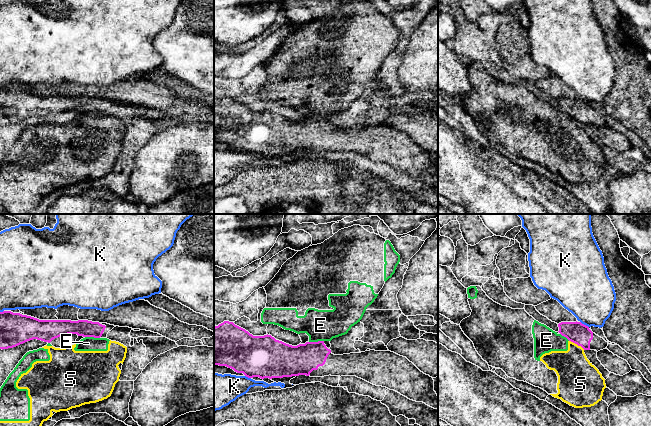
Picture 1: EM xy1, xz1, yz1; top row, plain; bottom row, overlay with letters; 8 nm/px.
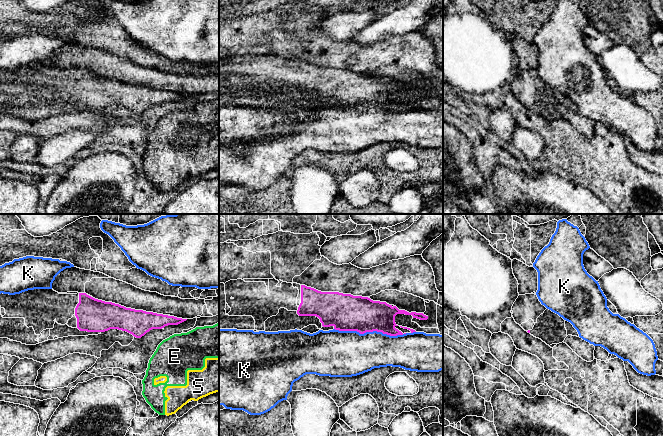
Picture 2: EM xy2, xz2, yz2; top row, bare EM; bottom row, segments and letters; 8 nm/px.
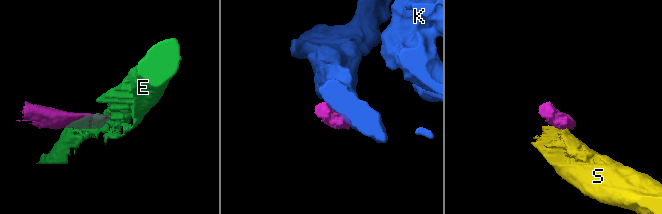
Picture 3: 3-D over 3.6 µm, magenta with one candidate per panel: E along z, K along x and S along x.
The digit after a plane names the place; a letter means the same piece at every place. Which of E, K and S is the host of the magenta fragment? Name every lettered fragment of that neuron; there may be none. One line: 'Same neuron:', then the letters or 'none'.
Same neuron: none

